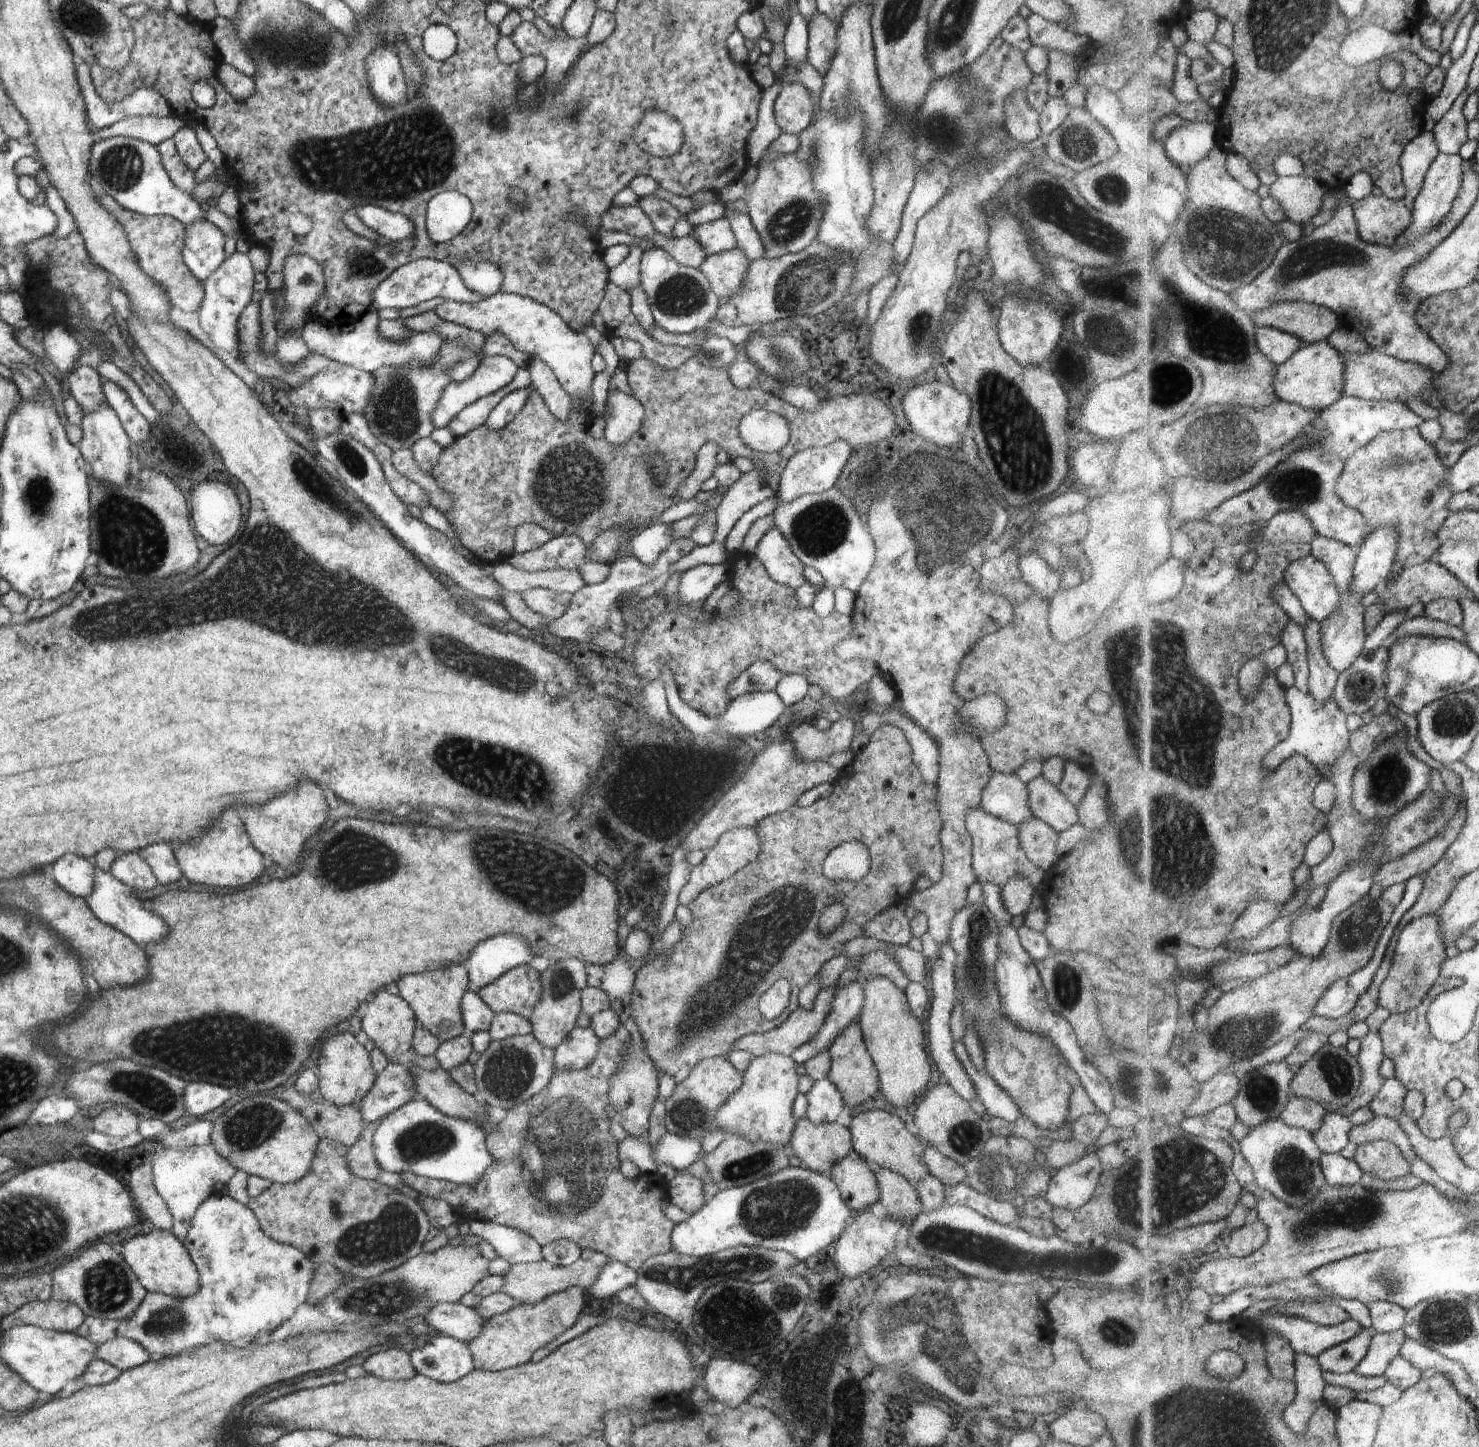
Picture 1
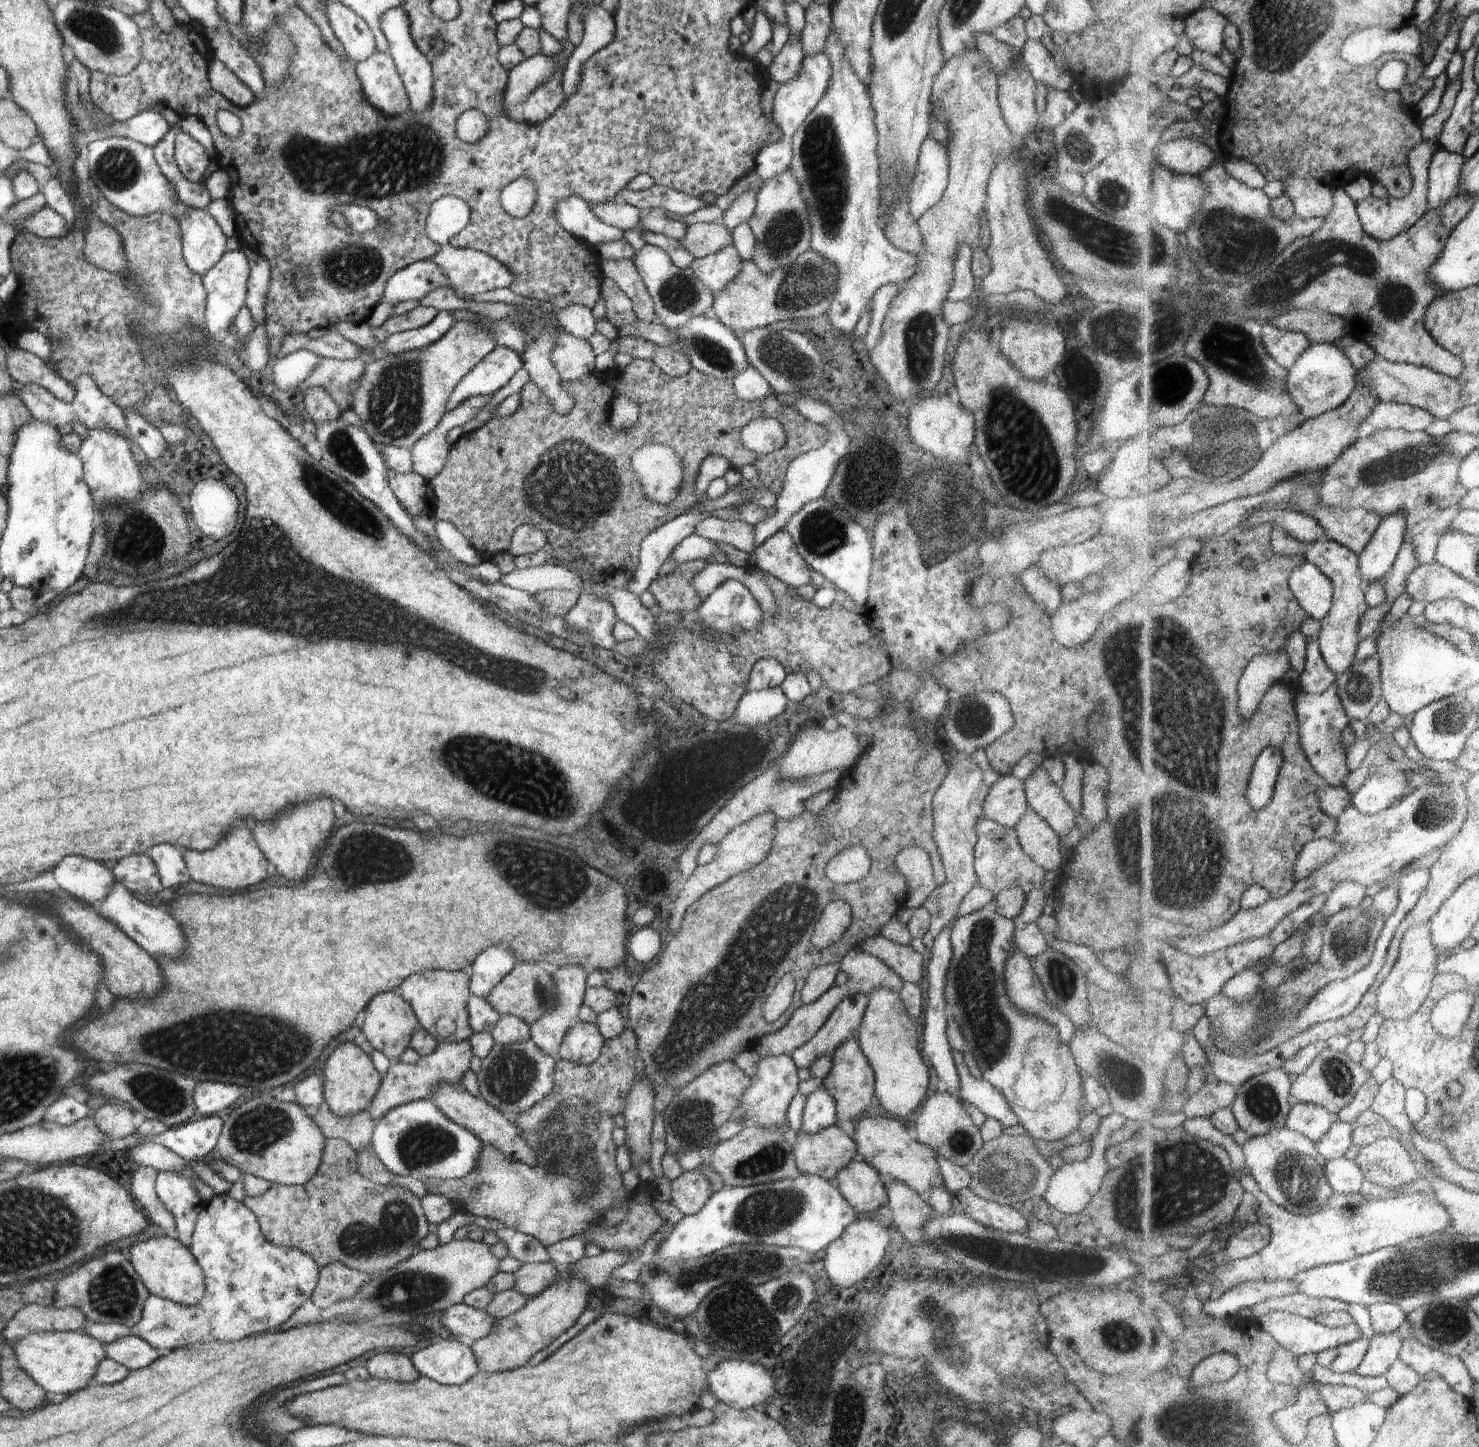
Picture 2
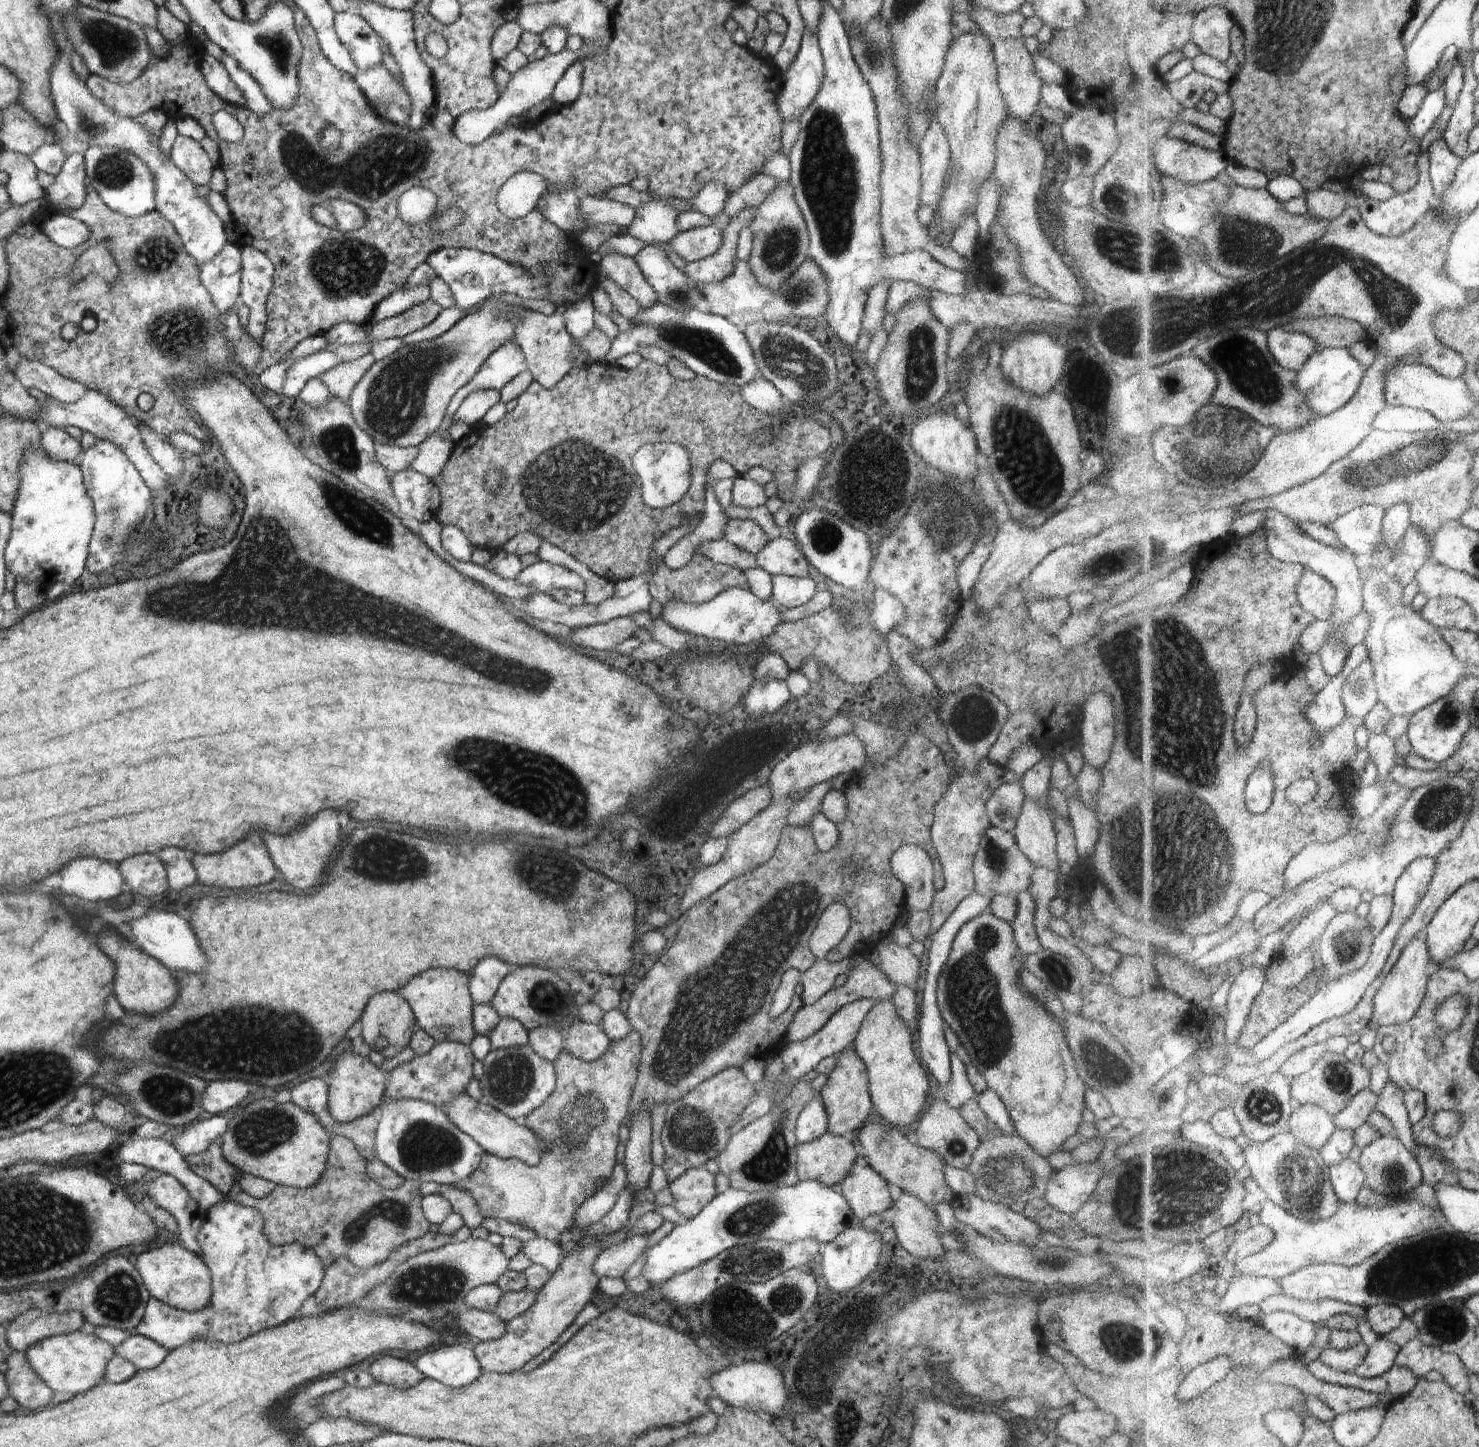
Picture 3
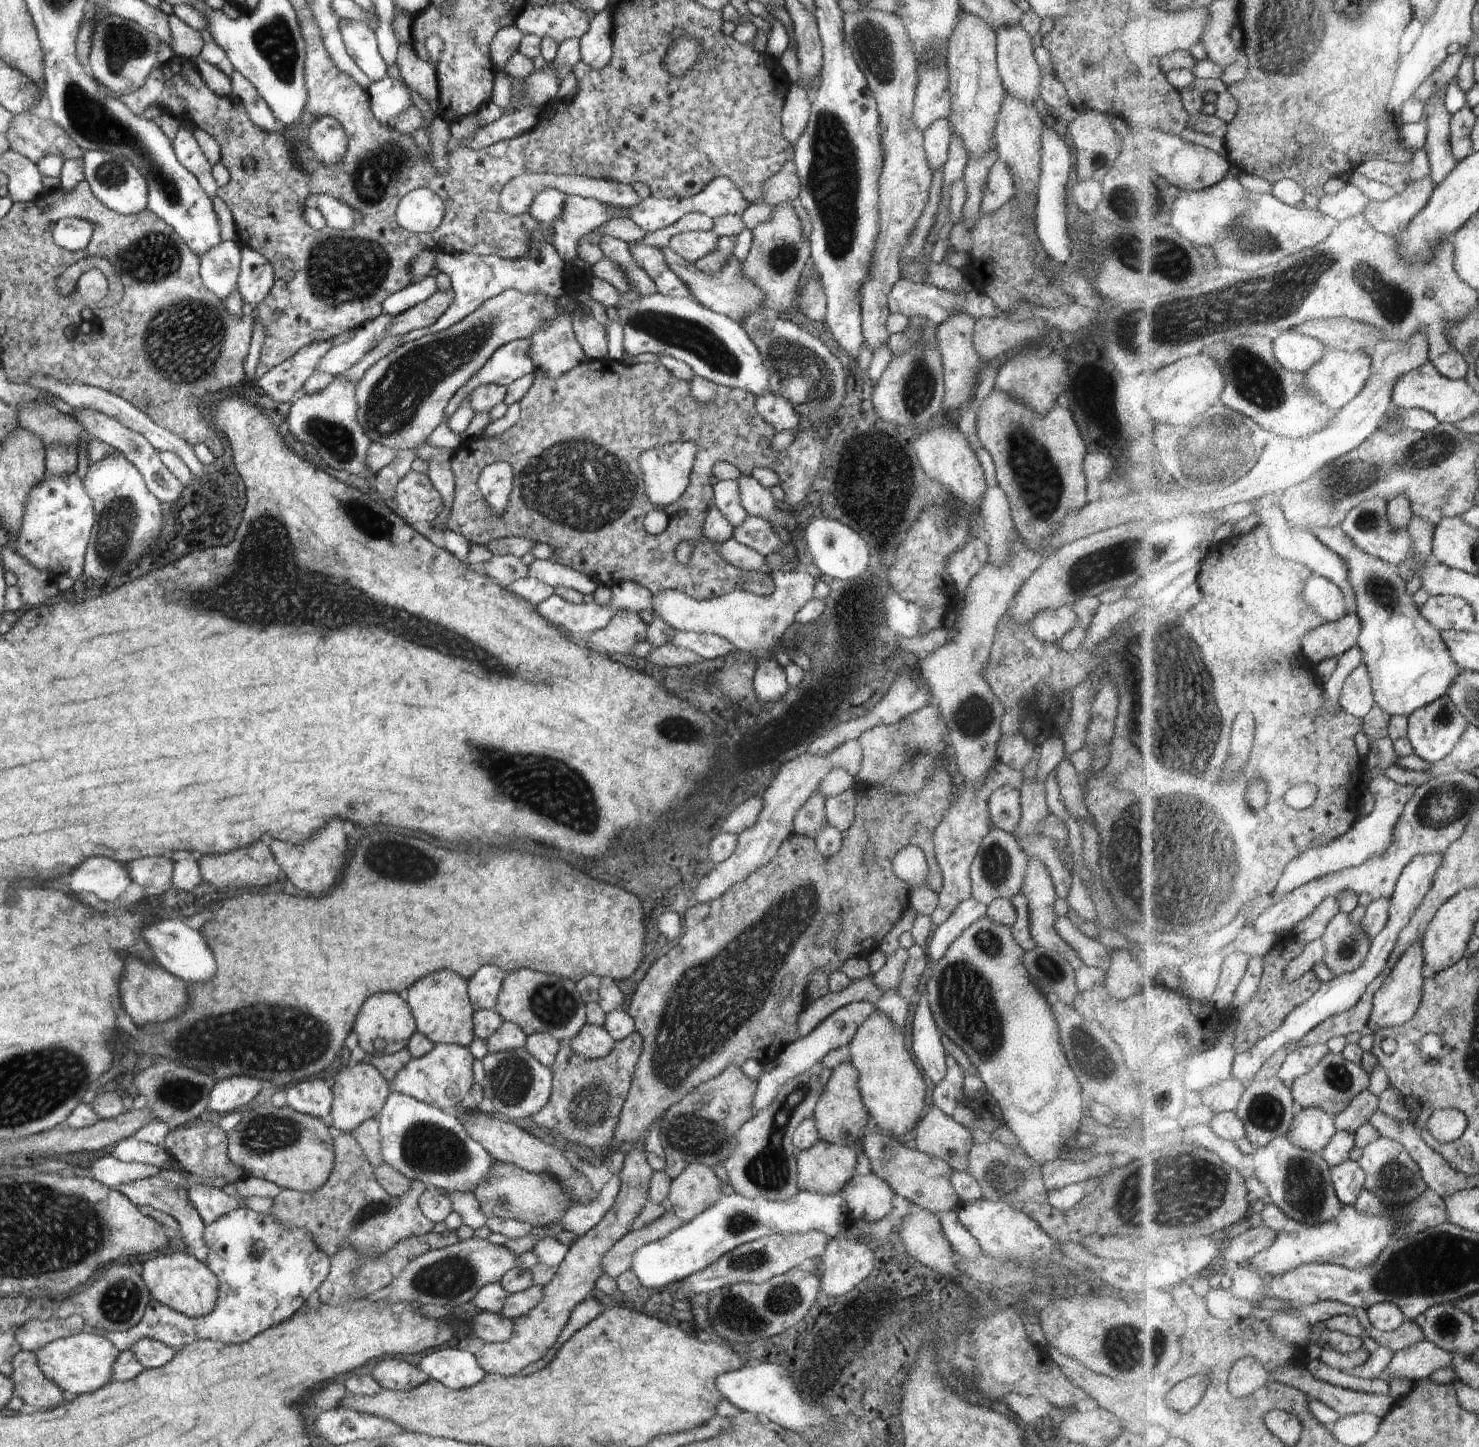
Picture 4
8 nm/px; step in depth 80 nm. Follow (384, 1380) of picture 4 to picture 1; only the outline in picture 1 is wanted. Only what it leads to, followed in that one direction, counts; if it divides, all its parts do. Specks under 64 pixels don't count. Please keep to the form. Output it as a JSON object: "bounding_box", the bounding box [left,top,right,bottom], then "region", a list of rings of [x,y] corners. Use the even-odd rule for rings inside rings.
{"bounding_box":[362,1346,417,1381],"region":[[[398,1346],[370,1356],[362,1366],[368,1375],[384,1380],[405,1381],[417,1375],[410,1355]]]}

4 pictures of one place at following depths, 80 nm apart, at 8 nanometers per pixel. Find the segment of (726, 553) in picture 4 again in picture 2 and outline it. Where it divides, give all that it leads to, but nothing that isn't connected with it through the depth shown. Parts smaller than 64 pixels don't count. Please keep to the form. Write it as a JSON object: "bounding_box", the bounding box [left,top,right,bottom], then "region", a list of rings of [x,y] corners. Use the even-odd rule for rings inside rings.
{"bounding_box":[670,534,728,566],"region":[[[696,534],[684,538],[671,552],[670,557],[676,561],[675,566],[696,558],[702,558],[702,560],[707,560],[709,563],[728,564],[728,554],[722,548],[718,547],[714,541]]]}

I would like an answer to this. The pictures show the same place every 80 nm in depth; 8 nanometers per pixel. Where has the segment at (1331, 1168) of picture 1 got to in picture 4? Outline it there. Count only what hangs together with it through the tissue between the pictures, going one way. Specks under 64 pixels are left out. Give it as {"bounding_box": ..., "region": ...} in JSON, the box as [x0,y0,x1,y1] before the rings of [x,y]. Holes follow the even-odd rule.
{"bounding_box":[1333,1159,1367,1207],"region":[[[1350,1159],[1333,1168],[1333,1179],[1338,1196],[1348,1207],[1356,1207],[1366,1189],[1367,1174],[1360,1162]]]}

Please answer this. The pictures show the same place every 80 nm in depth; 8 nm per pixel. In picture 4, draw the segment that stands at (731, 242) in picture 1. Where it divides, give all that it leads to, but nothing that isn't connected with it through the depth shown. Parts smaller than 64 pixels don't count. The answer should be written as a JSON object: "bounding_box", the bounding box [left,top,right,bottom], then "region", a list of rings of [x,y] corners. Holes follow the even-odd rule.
{"bounding_box":[668,231,718,263],"region":[[[688,231],[672,236],[668,246],[684,260],[695,263],[716,248],[718,231]]]}

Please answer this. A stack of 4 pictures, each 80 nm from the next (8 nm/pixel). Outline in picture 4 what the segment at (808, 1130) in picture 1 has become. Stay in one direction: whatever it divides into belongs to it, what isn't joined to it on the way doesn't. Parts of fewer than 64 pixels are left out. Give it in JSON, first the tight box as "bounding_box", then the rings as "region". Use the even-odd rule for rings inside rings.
{"bounding_box":[796,1141,856,1194],"region":[[[818,1141],[796,1158],[799,1192],[841,1194],[845,1184],[856,1174],[856,1158],[851,1148]]]}

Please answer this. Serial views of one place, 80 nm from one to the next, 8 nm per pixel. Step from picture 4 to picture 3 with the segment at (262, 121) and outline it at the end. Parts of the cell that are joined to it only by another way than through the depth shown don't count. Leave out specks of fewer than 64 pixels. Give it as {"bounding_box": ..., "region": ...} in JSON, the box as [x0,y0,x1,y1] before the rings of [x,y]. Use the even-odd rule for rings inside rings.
{"bounding_box":[222,52,273,119],"region":[[[226,52],[222,64],[225,66],[230,78],[241,90],[245,98],[245,107],[255,112],[256,116],[259,116],[261,119],[270,115],[273,111],[273,106],[264,96],[261,86],[246,71],[243,71]]]}

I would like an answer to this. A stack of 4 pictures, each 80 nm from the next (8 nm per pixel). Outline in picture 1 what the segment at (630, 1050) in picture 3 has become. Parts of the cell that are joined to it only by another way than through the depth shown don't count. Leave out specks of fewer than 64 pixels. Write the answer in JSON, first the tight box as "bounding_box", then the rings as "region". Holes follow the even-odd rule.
{"bounding_box":[400,1024,676,1272],"region":[[[621,1024],[612,1036],[599,1041],[595,1059],[586,1068],[556,1068],[548,1086],[539,1095],[507,1111],[506,1118],[485,1138],[493,1163],[480,1180],[459,1185],[411,1173],[400,1175],[418,1194],[445,1200],[468,1220],[490,1220],[521,1230],[537,1240],[540,1247],[560,1239],[571,1240],[582,1250],[590,1248],[602,1252],[609,1260],[621,1262],[636,1272],[649,1258],[672,1251],[671,1234],[676,1224],[664,1214],[669,1202],[667,1184],[659,1173],[639,1174],[634,1180],[624,1178],[618,1160],[619,1144],[610,1133],[612,1120],[606,1113],[606,1106],[611,1104],[608,1098],[611,1078],[625,1061],[631,1036],[631,1026]]]}

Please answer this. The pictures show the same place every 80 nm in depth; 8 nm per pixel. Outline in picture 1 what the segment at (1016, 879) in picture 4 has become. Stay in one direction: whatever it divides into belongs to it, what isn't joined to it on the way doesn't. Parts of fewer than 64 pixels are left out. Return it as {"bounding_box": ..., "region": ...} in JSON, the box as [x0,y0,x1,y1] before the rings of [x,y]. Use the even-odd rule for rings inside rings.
{"bounding_box":[965,806,1045,889],"region":[[[979,806],[967,811],[965,825],[973,842],[971,850],[972,868],[977,878],[976,882],[982,885],[993,882],[1004,888],[1010,879],[1024,877],[1034,889],[1040,888],[1040,885],[1044,882],[1045,872],[1026,856],[1018,838],[1017,827],[986,814]]]}

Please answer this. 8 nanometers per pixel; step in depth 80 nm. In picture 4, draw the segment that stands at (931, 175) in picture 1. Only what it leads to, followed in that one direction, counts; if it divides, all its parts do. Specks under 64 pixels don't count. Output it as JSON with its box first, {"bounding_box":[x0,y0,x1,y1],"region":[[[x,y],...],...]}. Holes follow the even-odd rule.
{"bounding_box":[923,119,953,172],"region":[[[938,119],[923,131],[924,150],[932,172],[947,161],[953,128],[948,119]]]}

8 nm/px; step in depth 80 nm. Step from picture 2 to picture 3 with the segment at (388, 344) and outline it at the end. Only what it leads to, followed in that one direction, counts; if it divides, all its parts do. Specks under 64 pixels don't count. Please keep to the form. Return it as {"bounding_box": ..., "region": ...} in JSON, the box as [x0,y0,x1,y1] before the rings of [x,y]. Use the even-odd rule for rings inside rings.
{"bounding_box":[403,247,551,345],"region":[[[444,247],[439,251],[428,255],[425,260],[434,270],[437,276],[444,279],[453,292],[455,303],[443,309],[440,314],[424,328],[407,334],[403,345],[417,343],[436,338],[449,331],[461,318],[467,315],[467,310],[476,305],[481,305],[488,297],[512,293],[522,299],[546,299],[551,298],[548,288],[551,281],[550,271],[531,273],[524,270],[519,264],[509,263],[494,255],[483,253],[474,249],[455,249]]]}

